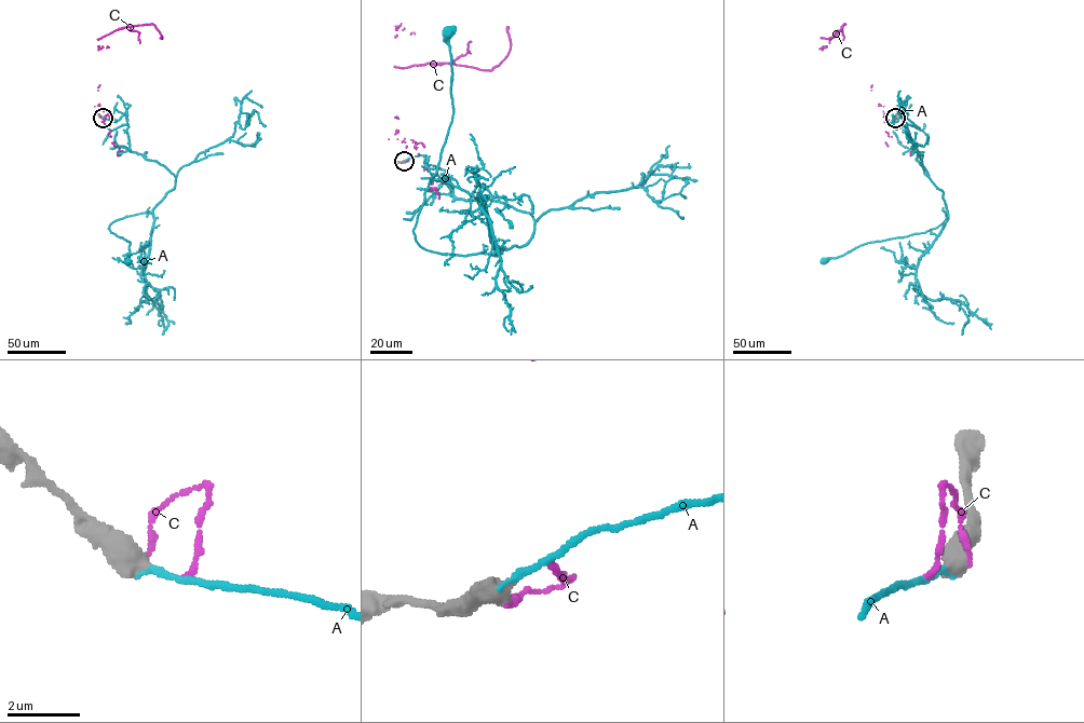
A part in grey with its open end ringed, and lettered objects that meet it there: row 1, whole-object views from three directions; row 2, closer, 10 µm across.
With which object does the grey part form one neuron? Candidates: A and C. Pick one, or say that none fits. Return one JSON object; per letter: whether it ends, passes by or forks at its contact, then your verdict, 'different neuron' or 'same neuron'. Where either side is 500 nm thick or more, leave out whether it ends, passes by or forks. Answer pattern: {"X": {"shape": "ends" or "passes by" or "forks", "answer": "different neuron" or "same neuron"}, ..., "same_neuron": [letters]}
{"A": {"answer": "same neuron"}, "C": {"answer": "different neuron"}, "same_neuron": ["A"]}

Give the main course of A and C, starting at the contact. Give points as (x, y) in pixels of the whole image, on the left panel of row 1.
A: (103, 119), (125, 114), (130, 149), (175, 177), (151, 213), (108, 228), (131, 243), (127, 260)
C: (103, 118), (109, 117), (98, 104), (98, 39), (121, 28), (151, 24), (160, 37)

